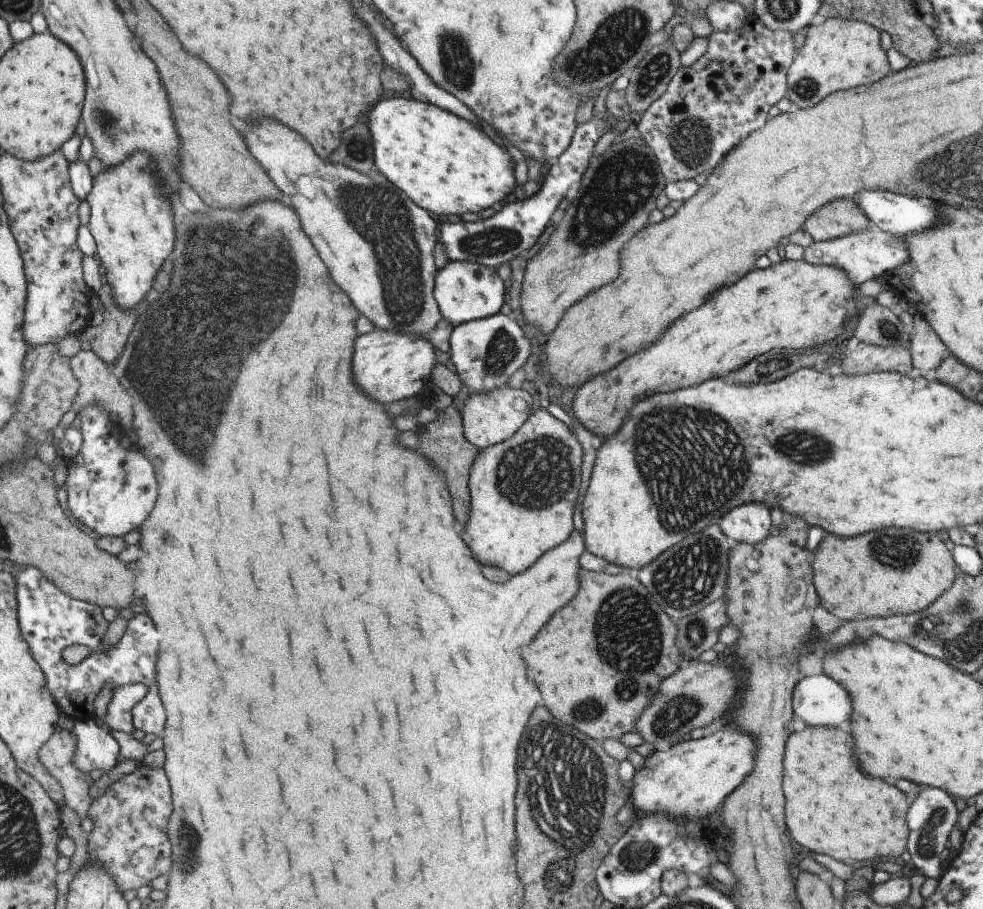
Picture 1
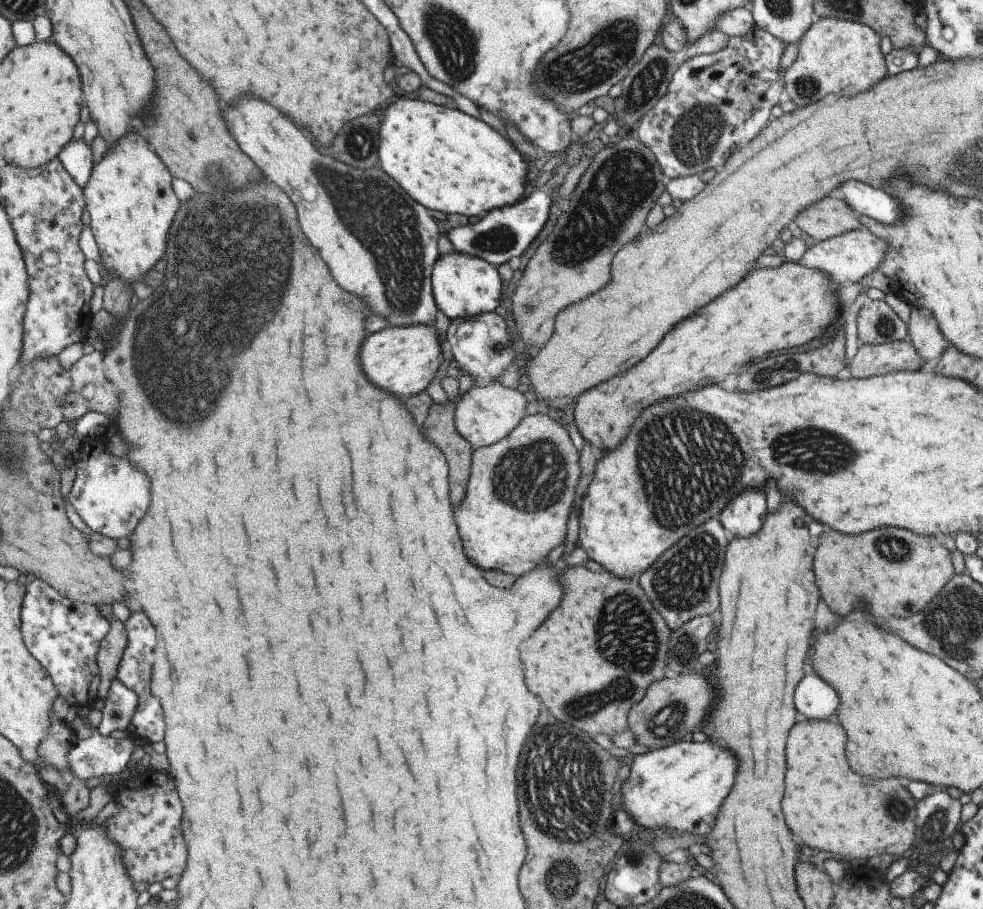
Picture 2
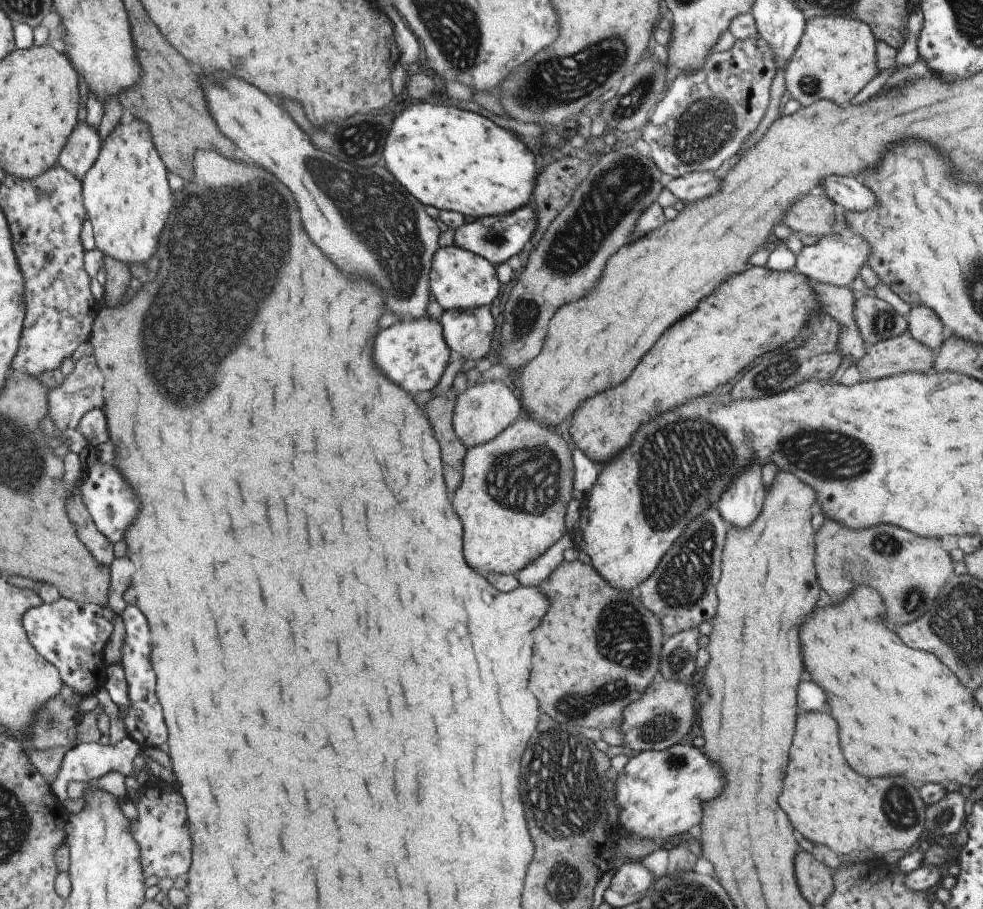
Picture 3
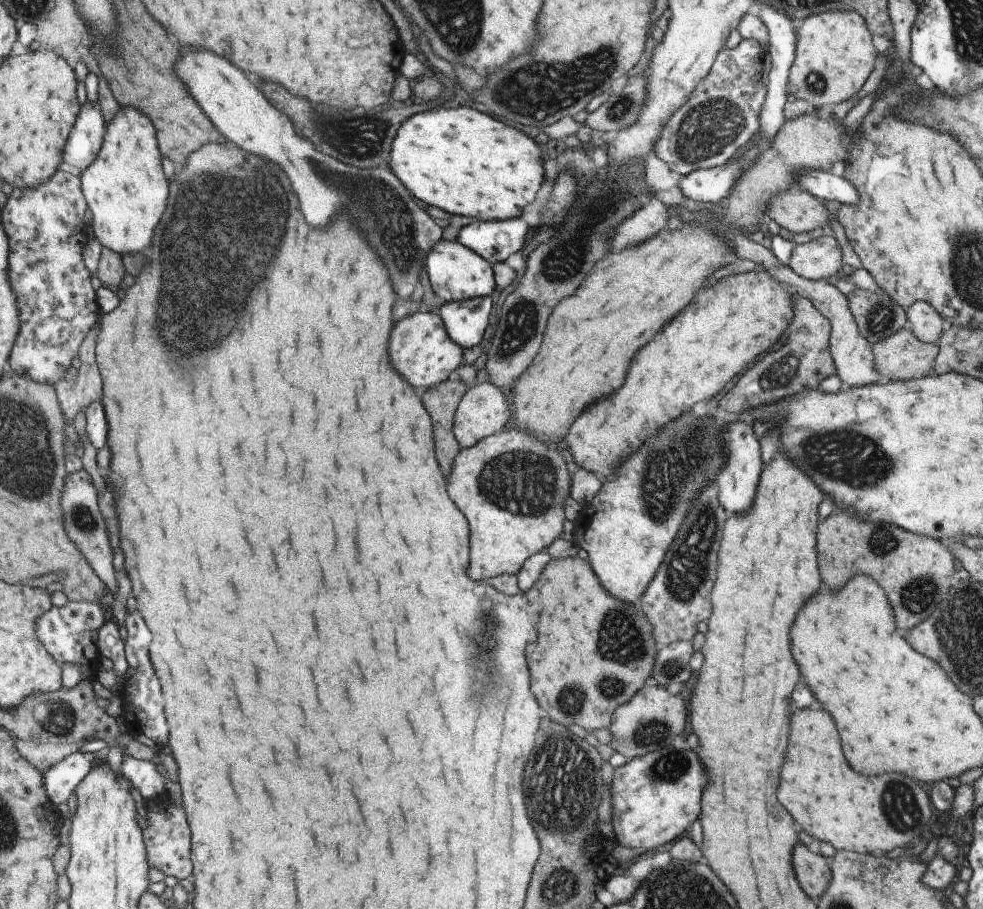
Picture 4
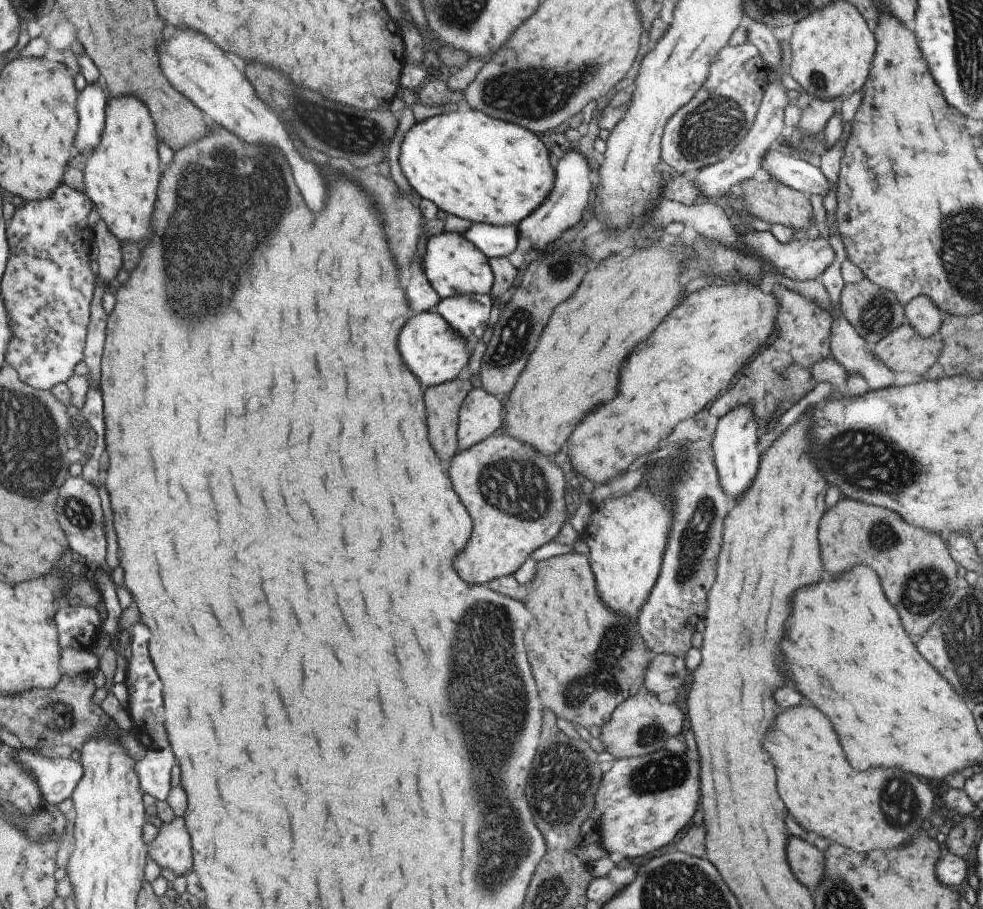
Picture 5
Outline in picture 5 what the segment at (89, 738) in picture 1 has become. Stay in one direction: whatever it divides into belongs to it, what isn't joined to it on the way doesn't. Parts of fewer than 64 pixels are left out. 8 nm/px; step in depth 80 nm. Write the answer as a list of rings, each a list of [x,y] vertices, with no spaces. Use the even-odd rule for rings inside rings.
[[[151,749],[137,761],[135,770],[141,780],[141,790],[158,801],[166,802],[171,792],[171,770],[175,768],[173,750]],[[15,750],[19,764],[29,768],[37,776],[37,784],[43,792],[46,803],[56,805],[67,798],[72,798],[79,782],[85,774],[81,760],[65,758],[43,758],[30,750]]]

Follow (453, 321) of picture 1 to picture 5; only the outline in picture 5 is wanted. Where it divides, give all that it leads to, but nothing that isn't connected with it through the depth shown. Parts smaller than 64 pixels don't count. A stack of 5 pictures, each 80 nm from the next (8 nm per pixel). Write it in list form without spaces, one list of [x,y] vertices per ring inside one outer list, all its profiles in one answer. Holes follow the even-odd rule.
[[[442,232],[429,238],[424,254],[424,270],[431,289],[440,300],[467,294],[487,294],[492,289],[489,259],[485,258],[469,240],[465,240],[463,235],[453,232]]]

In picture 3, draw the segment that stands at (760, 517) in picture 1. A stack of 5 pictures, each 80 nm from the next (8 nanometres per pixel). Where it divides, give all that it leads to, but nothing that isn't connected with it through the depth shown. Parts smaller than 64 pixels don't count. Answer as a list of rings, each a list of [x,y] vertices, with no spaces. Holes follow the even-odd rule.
[[[749,462],[733,482],[721,492],[717,500],[717,510],[733,526],[749,526],[759,514],[764,497],[764,486],[761,486],[759,464]]]

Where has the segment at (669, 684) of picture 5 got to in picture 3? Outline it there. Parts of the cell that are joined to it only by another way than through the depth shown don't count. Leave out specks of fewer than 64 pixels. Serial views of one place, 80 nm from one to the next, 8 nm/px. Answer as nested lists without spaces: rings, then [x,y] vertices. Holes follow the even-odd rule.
[[[695,628],[664,638],[660,648],[658,677],[680,683],[685,683],[691,678],[698,635],[700,634]]]

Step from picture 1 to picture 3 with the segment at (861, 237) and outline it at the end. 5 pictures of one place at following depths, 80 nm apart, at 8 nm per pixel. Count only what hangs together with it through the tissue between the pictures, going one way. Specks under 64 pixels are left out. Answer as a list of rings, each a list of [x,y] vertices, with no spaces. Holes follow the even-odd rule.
[[[847,233],[823,235],[815,244],[803,245],[792,270],[809,281],[845,287],[858,276],[858,269],[868,261],[868,245],[861,237]]]

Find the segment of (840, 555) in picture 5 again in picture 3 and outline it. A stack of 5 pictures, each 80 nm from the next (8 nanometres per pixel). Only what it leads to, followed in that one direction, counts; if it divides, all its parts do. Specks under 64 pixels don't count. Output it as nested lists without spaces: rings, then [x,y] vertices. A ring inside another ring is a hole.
[[[825,520],[815,534],[815,572],[821,590],[831,602],[841,602],[853,586],[867,584],[883,594],[887,608],[887,620],[895,626],[909,624],[926,614],[927,609],[938,598],[939,591],[953,575],[953,562],[941,549],[940,539],[923,538],[895,526],[871,526],[861,530],[849,530],[835,520]]]

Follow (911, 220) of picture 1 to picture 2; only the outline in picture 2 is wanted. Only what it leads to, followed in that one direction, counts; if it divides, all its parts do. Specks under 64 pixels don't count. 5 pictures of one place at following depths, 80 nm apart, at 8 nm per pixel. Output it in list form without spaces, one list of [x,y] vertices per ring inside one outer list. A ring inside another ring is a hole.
[[[857,180],[843,182],[838,188],[843,194],[842,201],[855,215],[865,215],[886,225],[893,224],[904,215],[904,209],[883,190],[875,190]]]

